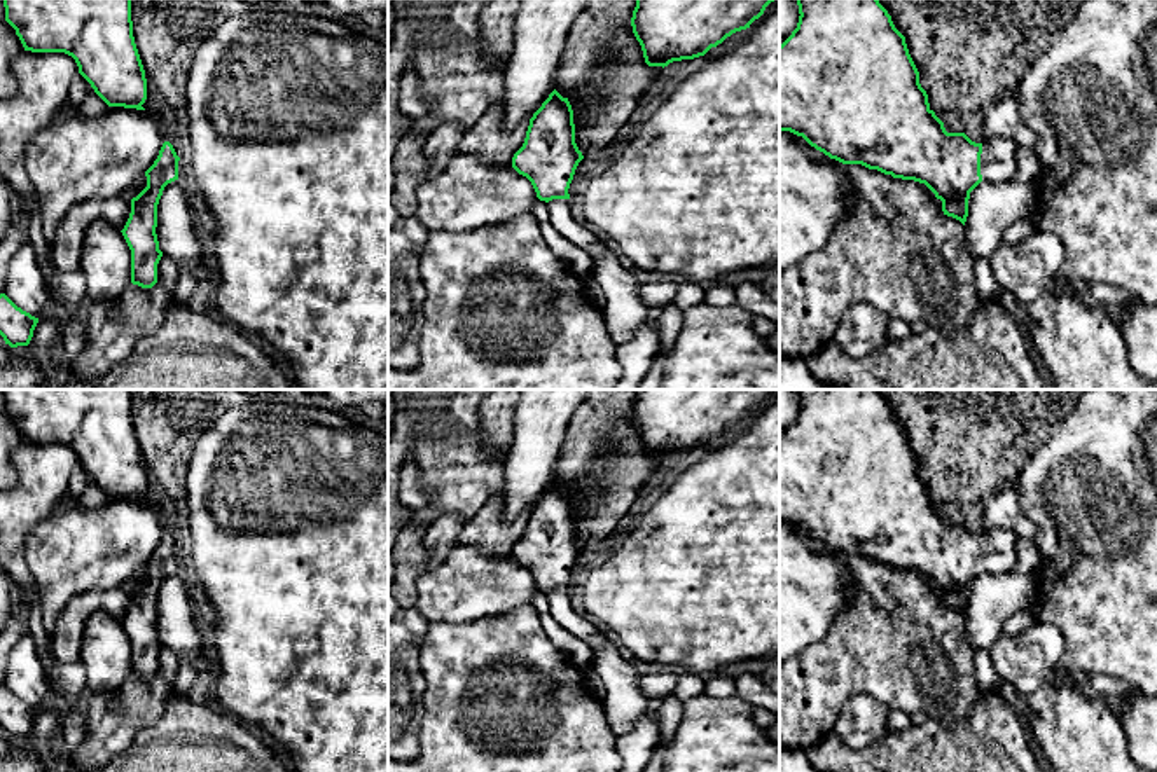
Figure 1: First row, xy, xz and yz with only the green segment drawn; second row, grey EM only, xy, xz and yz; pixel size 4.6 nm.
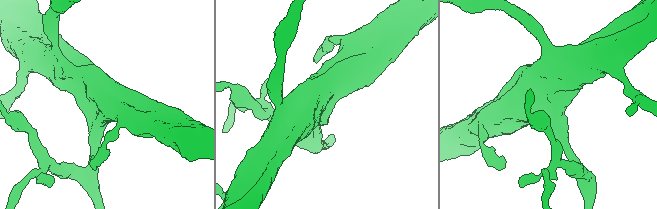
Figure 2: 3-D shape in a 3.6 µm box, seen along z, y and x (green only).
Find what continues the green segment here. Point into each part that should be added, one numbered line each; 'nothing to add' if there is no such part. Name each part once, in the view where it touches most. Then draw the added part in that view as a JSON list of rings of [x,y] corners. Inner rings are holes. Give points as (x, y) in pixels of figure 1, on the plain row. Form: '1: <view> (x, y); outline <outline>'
1: yz (998, 556); outline [[[993,529],[982,534],[980,566],[984,573],[1001,575],[1015,566],[1017,534],[1005,529]]]

